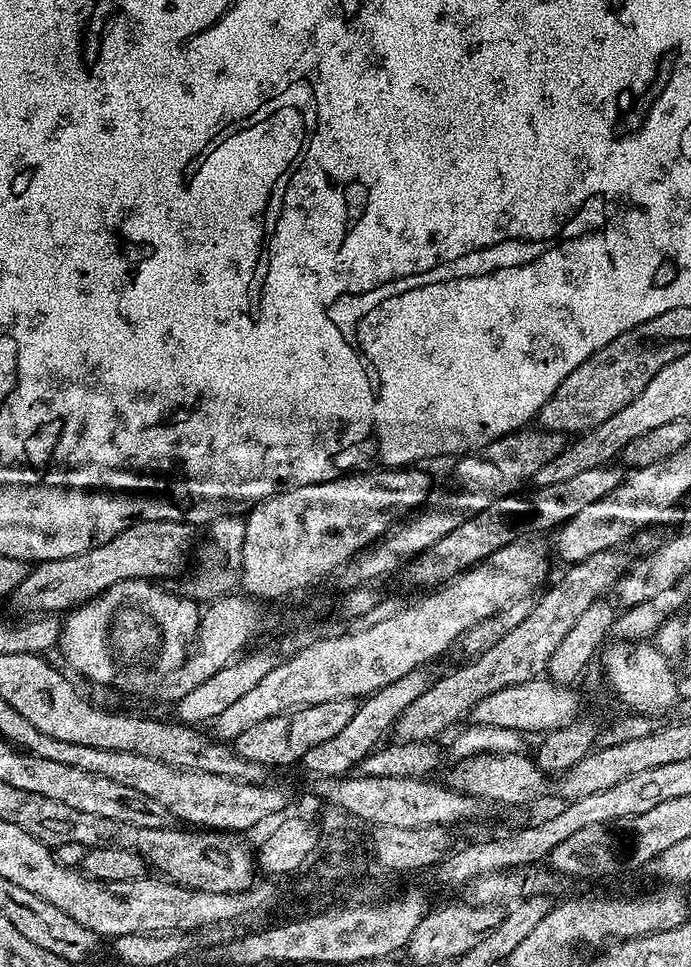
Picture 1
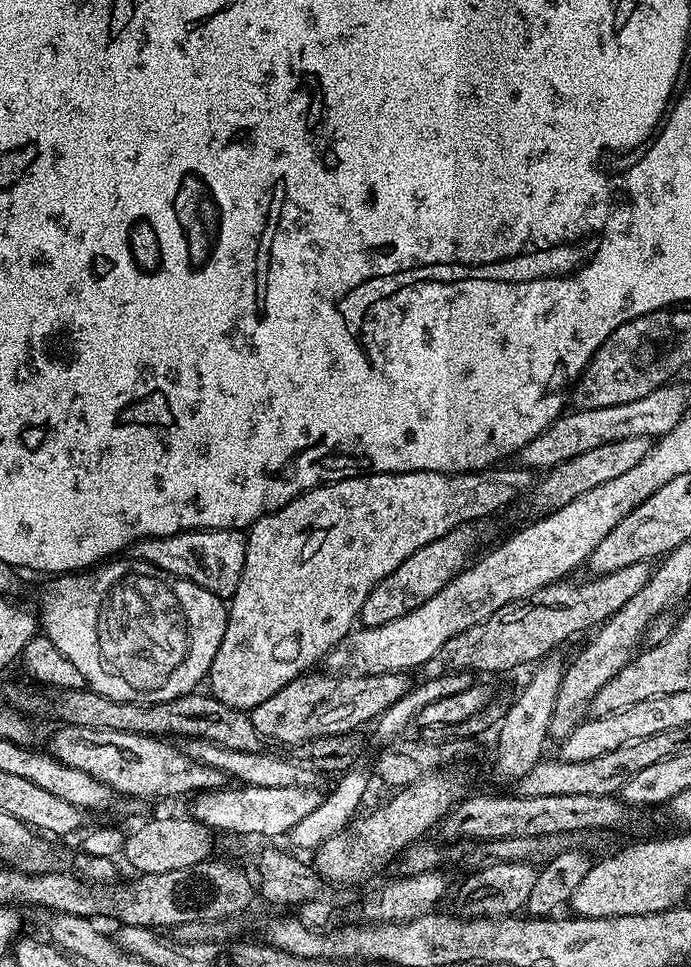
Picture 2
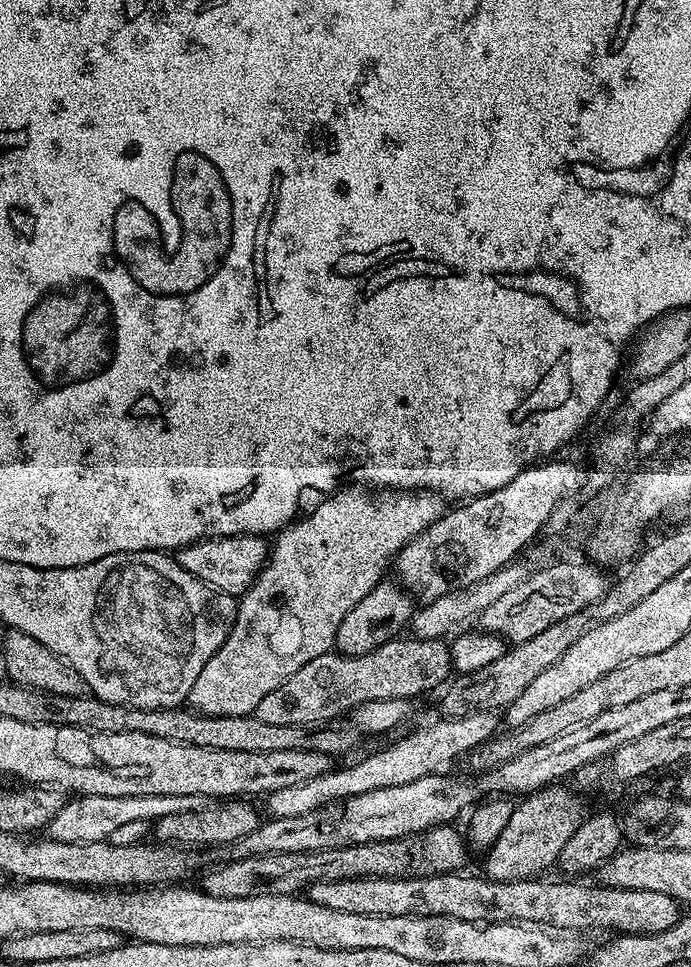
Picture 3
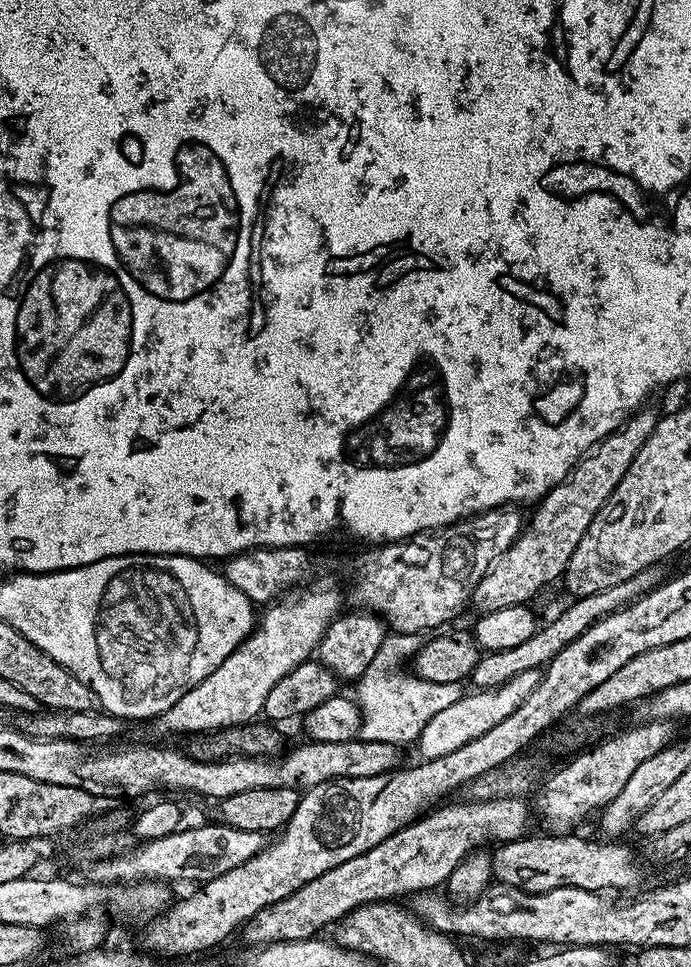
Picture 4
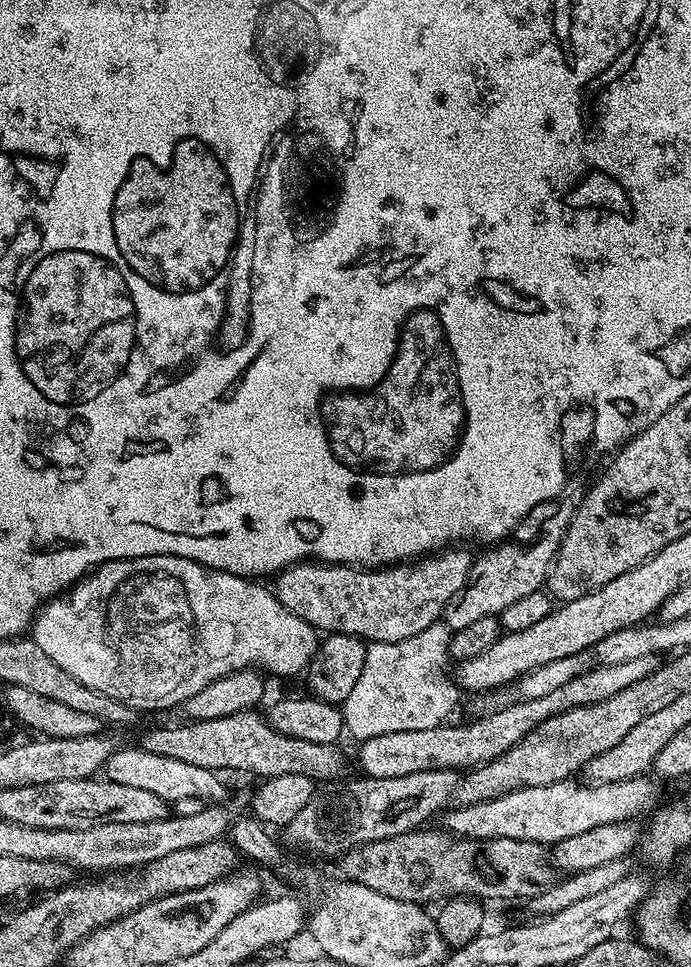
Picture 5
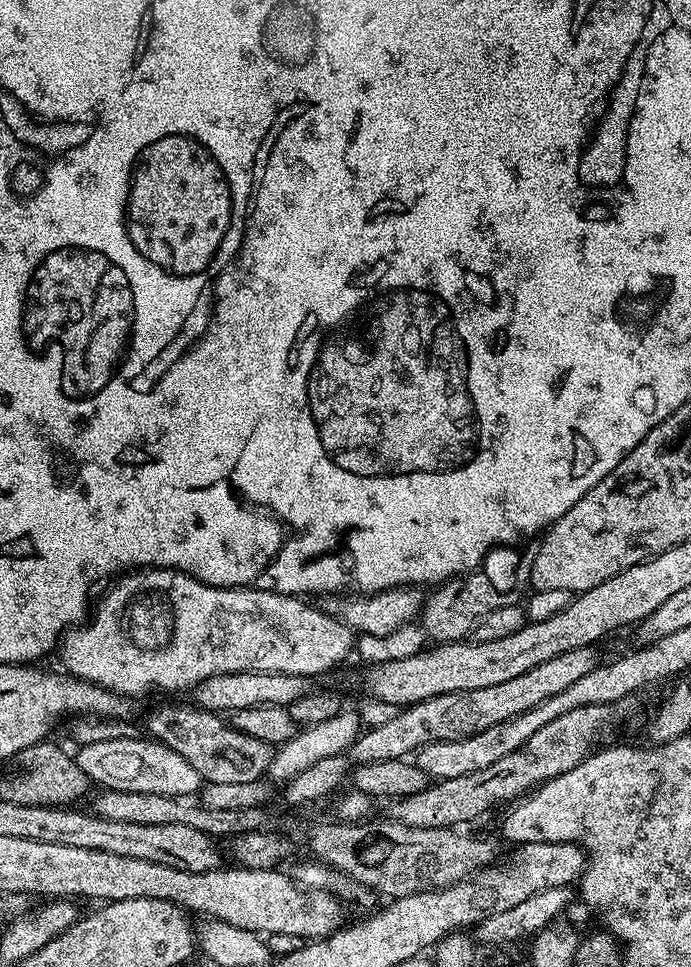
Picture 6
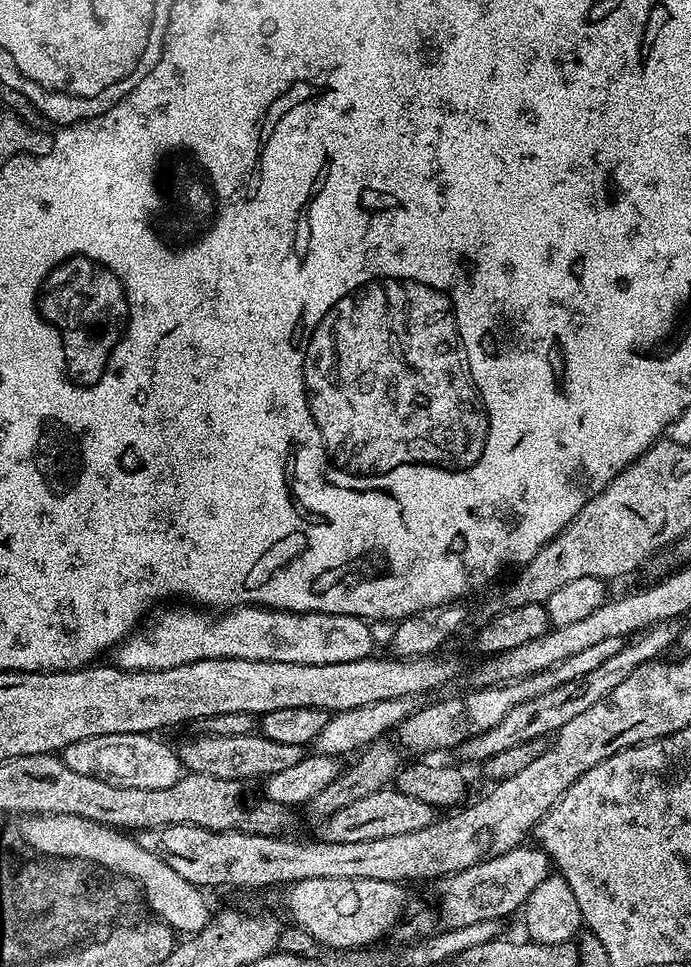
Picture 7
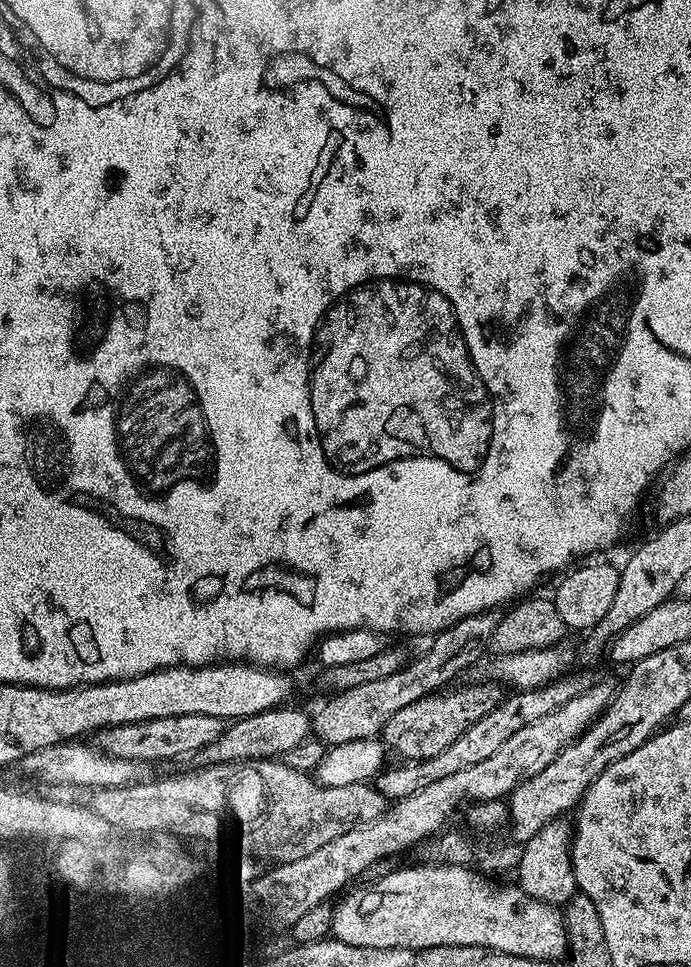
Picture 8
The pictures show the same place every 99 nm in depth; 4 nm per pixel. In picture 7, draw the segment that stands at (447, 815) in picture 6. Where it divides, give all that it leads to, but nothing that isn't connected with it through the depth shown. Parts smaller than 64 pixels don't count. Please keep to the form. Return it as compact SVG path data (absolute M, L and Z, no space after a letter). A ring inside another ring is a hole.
M389 786L378 790L374 794L366 794L358 802L338 810L333 816L323 821L323 839L330 842L362 842L363 840L377 840L378 838L390 838L394 834L414 834L414 830L422 830L430 826L437 819L438 812L435 807L420 802Z

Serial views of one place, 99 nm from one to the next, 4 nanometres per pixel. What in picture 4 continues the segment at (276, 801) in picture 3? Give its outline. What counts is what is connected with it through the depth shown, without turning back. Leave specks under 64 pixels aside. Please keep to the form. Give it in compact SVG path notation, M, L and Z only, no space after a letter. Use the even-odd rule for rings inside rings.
M539 668L522 670L522 674L514 674L514 678L510 678L510 682L502 686L469 691L458 698L458 702L451 703L446 710L439 711L434 718L430 719L419 736L419 759L426 761L442 758L442 754L451 754L452 751L458 750L458 746L466 746L466 742L474 738L482 738L486 730L498 726L502 718L510 718L510 714L514 714L514 710L518 710L518 706L522 706L522 702L526 702L530 694L534 694L541 675Z

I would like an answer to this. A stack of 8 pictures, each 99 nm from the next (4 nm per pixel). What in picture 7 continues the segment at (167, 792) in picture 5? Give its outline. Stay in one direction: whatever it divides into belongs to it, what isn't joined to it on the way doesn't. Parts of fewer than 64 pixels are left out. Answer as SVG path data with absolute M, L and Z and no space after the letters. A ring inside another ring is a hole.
M149 733L134 735L96 735L71 743L61 751L60 757L70 770L110 785L128 786L131 789L169 789L180 780L184 768L177 751Z

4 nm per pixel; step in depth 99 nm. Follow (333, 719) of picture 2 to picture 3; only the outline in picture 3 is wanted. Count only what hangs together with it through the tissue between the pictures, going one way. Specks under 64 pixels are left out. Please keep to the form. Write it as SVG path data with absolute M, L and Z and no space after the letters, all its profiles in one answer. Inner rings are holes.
M404 639L388 640L370 654L342 656L333 650L314 658L314 662L306 662L302 670L290 674L286 682L258 702L255 716L274 726L324 726L335 721L335 716L351 713L366 702L394 698L415 701L416 696L434 691L453 675L452 650L443 639Z

